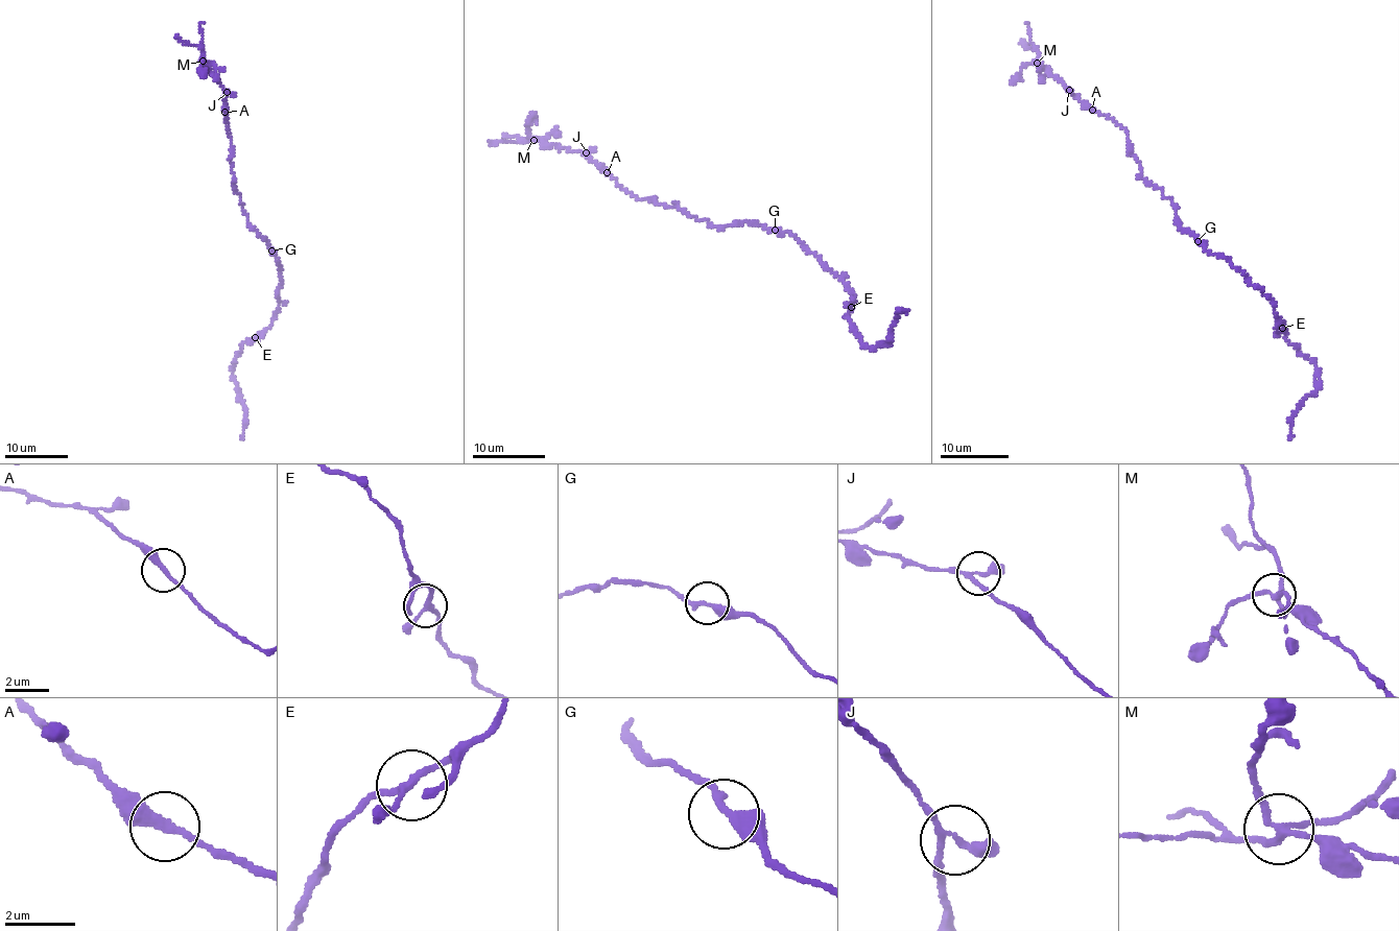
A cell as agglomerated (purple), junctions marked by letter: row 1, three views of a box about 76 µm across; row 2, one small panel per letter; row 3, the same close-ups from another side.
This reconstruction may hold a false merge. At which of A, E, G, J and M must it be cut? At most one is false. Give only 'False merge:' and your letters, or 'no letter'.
False merge: M

